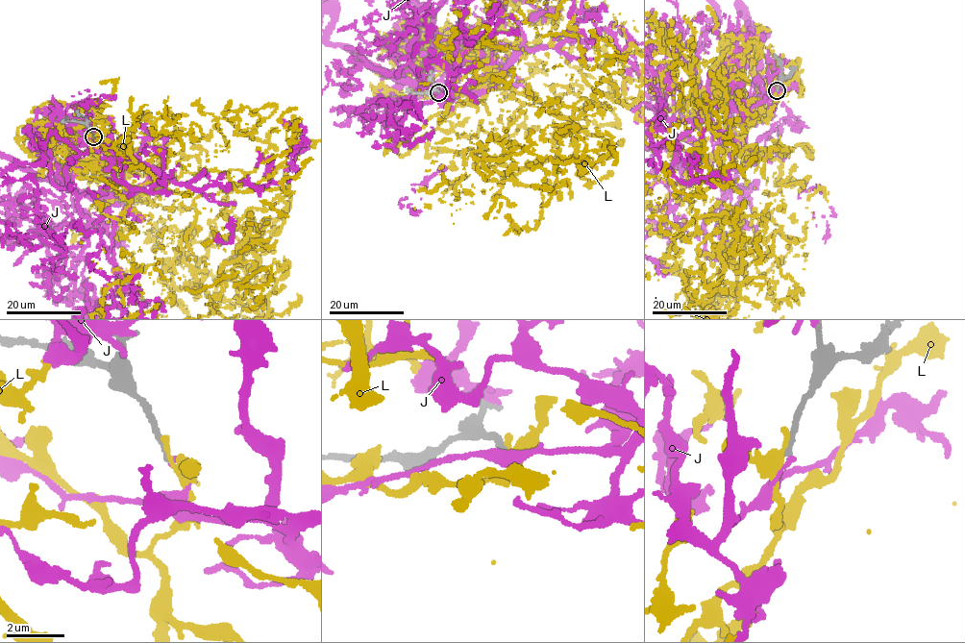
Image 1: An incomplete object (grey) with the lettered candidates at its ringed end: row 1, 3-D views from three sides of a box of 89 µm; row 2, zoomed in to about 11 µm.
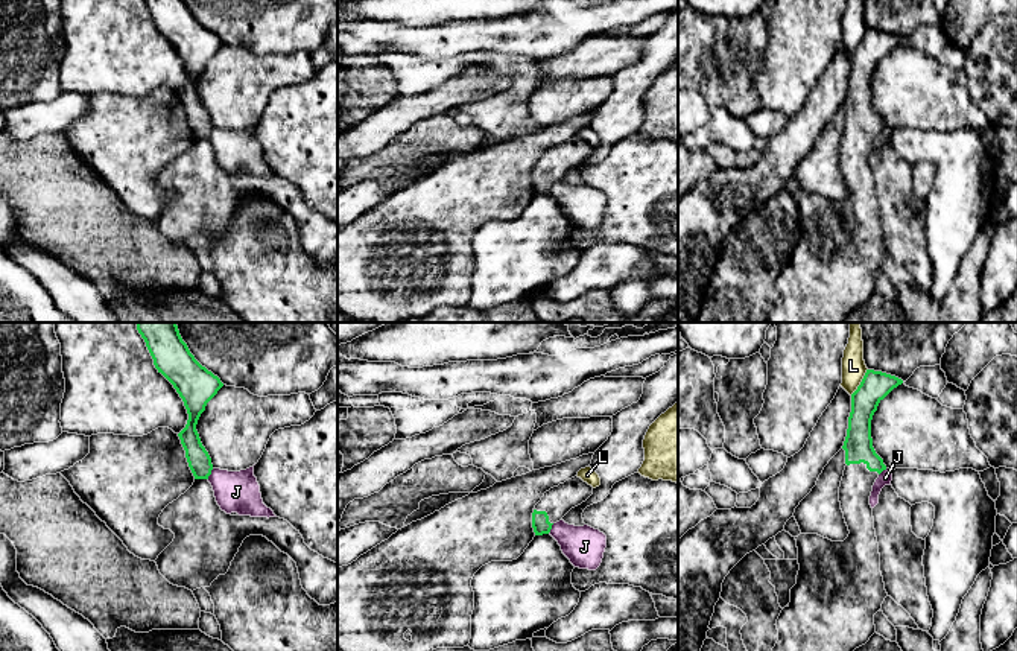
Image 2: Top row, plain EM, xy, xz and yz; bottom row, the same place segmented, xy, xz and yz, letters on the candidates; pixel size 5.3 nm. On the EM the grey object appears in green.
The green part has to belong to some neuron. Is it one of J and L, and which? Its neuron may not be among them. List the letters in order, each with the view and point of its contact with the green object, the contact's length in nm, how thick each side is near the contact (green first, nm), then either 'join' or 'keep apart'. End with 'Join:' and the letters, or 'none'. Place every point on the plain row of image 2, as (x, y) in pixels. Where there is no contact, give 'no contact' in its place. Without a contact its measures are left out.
J: meets green in xy at (210, 133); contact 70 nm long; 120 nm thick on the green side, 220 nm on the other; keep apart
L: meets green in yz at (861, 41); contact 170 nm long; 160 nm thick on the green side, 130 nm on the other; keep apart
Join: none

